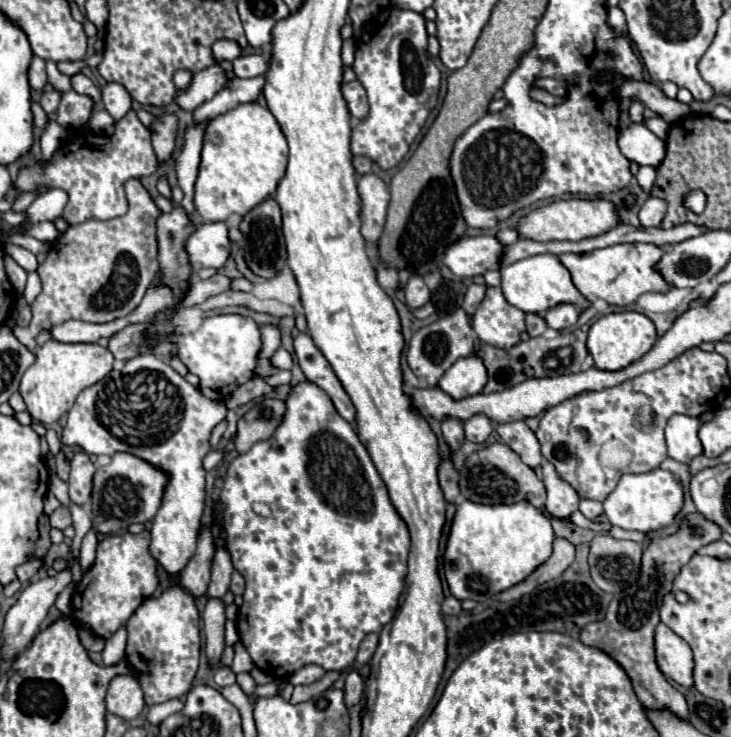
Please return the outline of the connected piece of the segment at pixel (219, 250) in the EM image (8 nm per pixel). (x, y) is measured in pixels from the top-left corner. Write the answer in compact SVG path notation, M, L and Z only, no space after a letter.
M223 222L201 224L185 244L189 262L201 268L221 268L229 258L229 248L231 242Z

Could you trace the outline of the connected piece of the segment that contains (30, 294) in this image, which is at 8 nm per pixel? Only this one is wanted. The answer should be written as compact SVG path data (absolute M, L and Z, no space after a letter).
M31 272L29 278L27 278L27 286L25 286L25 300L27 302L33 302L33 298L39 294L42 290L41 280L39 280L39 274L37 272Z

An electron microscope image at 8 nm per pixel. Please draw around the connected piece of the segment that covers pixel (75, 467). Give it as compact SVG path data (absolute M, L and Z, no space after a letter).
M77 450L71 460L71 476L69 476L69 498L77 506L85 506L91 500L95 466L83 450Z

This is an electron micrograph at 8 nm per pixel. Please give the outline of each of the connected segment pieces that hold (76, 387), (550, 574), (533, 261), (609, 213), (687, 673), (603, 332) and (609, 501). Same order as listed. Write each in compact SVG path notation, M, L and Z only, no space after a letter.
M57 340L45 342L37 352L35 364L25 372L19 392L27 402L27 412L41 424L53 424L69 412L77 394L99 380L113 368L113 354L99 344L65 344Z
M555 538L553 540L553 554L541 566L537 566L523 582L503 590L499 594L499 598L503 602L507 602L507 600L517 600L521 596L533 592L533 588L537 588L537 584L545 584L545 582L561 576L561 572L565 568L569 568L569 564L573 560L575 560L575 546L565 538Z
M539 254L539 256L529 256L525 260L517 260L501 268L499 272L501 272L501 290L505 300L523 312L541 314L561 302L571 302L571 304L577 304L579 308L585 304L585 298L575 288L569 276L569 270L553 254Z
M571 198L571 200L561 200L561 202L551 202L547 206L531 210L527 216L523 216L517 224L519 238L527 240L537 240L537 242L551 242L551 240L583 240L591 236L599 236L601 232L607 232L609 228L617 226L617 208L603 200L581 200L581 198Z
M663 622L655 630L655 652L657 664L667 678L685 688L693 686L693 652L689 644Z
M625 310L625 312L613 312L613 314L601 316L589 330L587 348L589 348L589 354L593 356L597 368L621 370L621 368L627 368L629 364L637 362L643 354L647 354L655 342L657 342L655 324L641 312Z
M657 468L643 474L623 474L617 488L605 498L603 512L613 526L649 532L671 524L681 506L683 506L681 484L671 476L671 472Z

